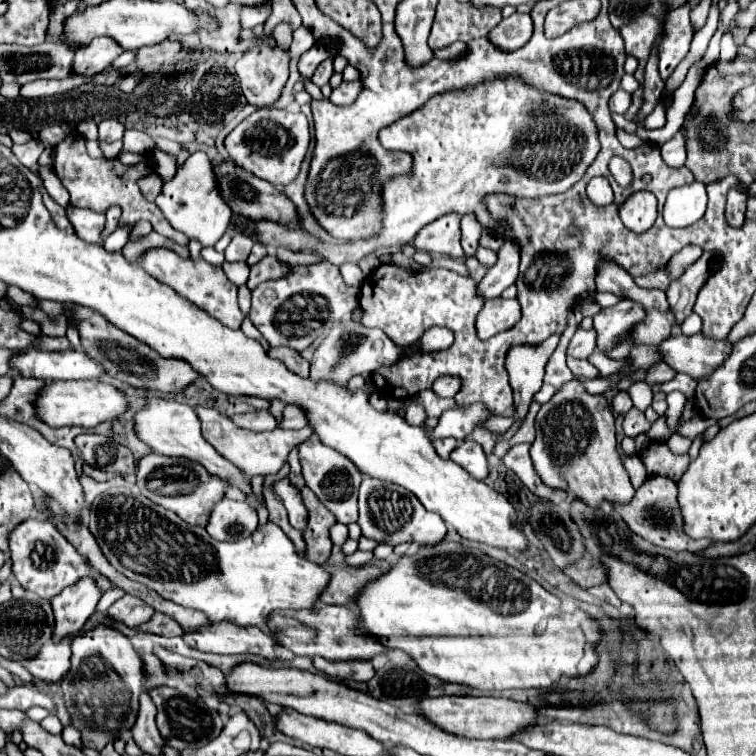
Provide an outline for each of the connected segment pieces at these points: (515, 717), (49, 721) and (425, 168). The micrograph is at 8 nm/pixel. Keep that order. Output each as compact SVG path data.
M439 695L439 697L421 697L419 709L423 717L441 727L447 733L467 737L467 739L505 739L511 731L523 727L523 723L535 723L535 709L527 703L517 703L511 699L495 697L473 697L473 695Z
M50 714L46 718L44 718L40 722L40 725L42 726L42 728L50 732L51 734L61 734L64 728L60 720L54 714Z
M499 77L481 81L471 87L453 89L435 95L429 99L423 107L417 111L397 119L395 123L387 125L379 131L379 141L387 149L407 149L407 153L413 157L413 167L409 175L395 175L387 179L381 187L381 209L383 209L383 221L381 229L367 237L357 239L343 245L331 245L321 241L319 237L311 235L303 227L291 225L291 223L277 223L269 219L251 221L243 215L235 215L229 221L229 229L237 229L243 233L253 235L253 239L265 247L285 247L291 251L309 251L317 253L323 259L331 261L333 265L341 263L357 263L361 257L381 249L381 247L393 247L393 245L405 245L409 243L421 227L427 223L439 219L447 213L477 213L479 223L485 229L505 229L507 221L497 221L491 217L485 199L489 195L511 195L515 199L533 199L541 195L553 195L563 193L569 187L573 187L591 161L599 153L599 137L597 137L597 125L591 117L591 113L577 101L541 91L533 85L529 85L525 79L519 77Z

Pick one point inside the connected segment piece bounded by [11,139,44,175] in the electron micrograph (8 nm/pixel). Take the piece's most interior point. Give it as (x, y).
(29, 153)

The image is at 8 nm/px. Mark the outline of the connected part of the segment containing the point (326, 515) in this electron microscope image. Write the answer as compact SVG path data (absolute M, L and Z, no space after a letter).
M309 487L301 489L303 495L303 503L307 505L309 511L309 523L307 529L303 531L305 543L307 543L307 551L305 557L313 563L325 563L331 555L331 537L329 537L329 527L337 523L337 517L331 515L331 511L319 503L319 499L315 497L315 493Z

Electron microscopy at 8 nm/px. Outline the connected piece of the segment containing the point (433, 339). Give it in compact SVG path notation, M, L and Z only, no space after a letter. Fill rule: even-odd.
M431 327L431 331L427 331L427 339L423 339L423 347L427 347L427 351L443 351L449 349L453 341L455 337L447 327Z

